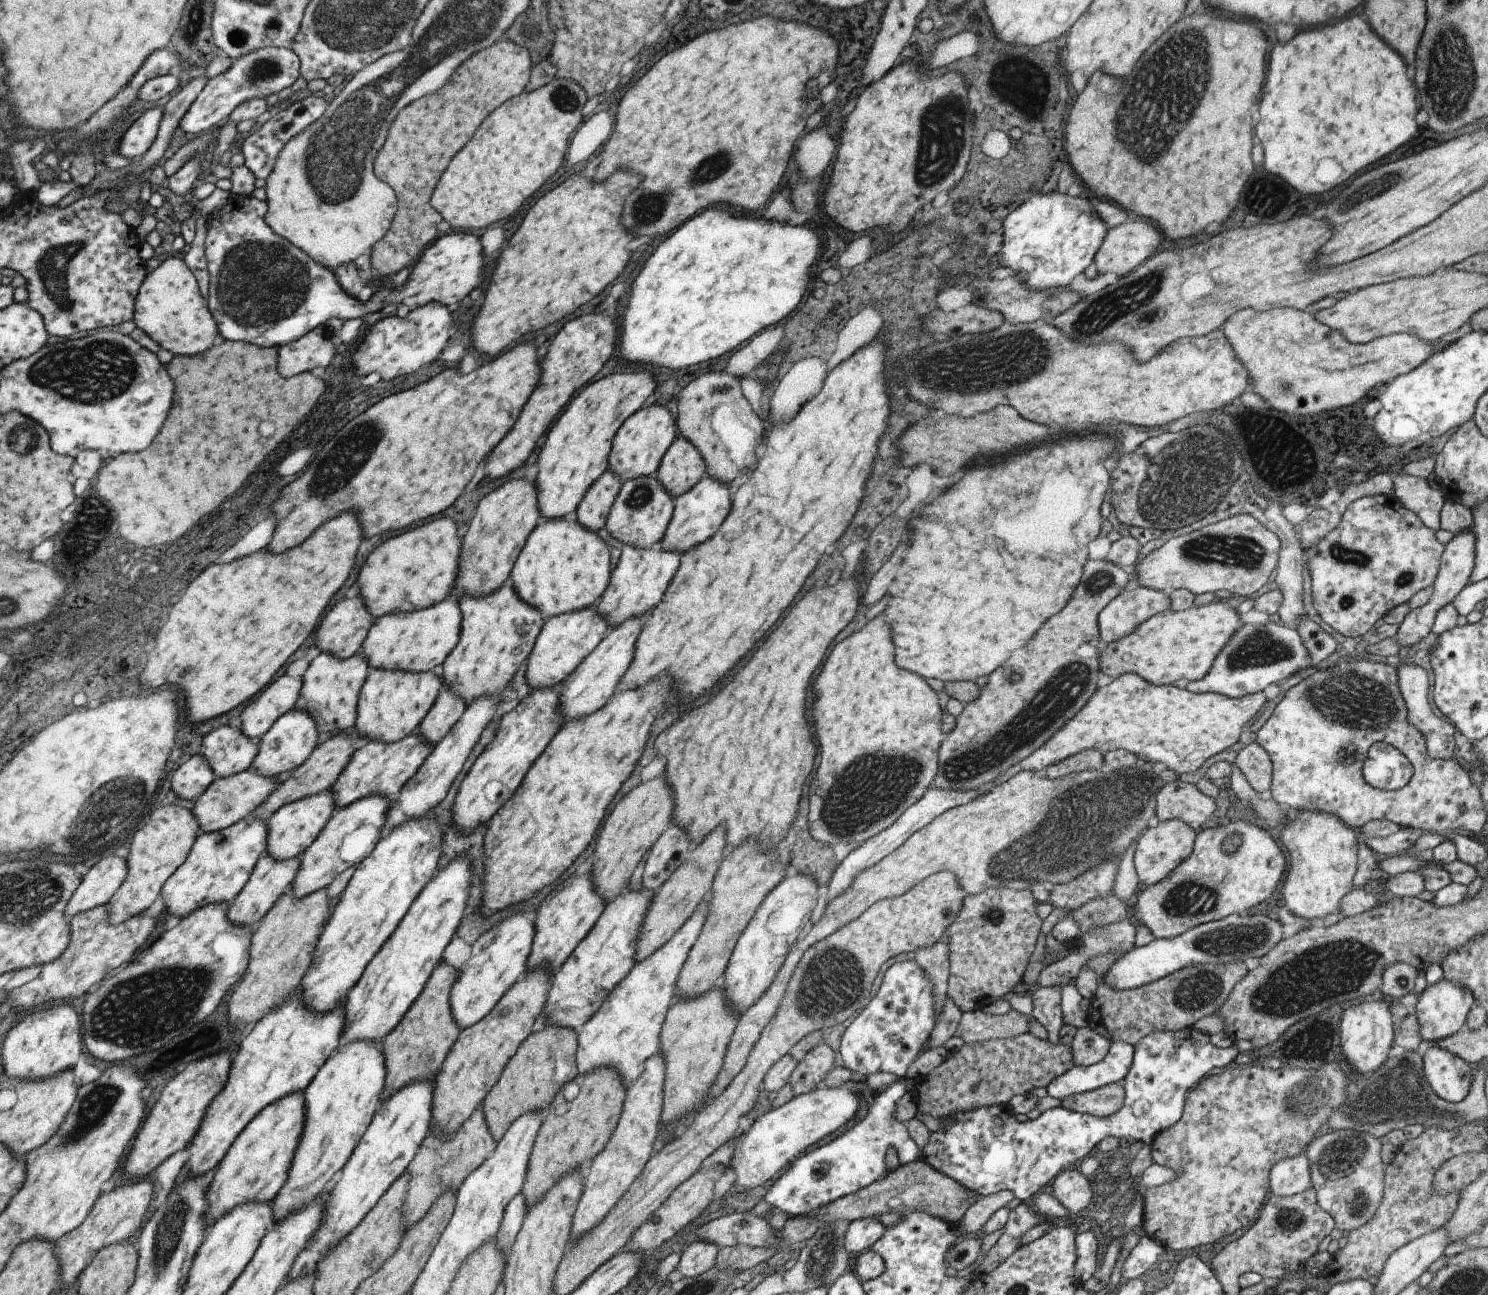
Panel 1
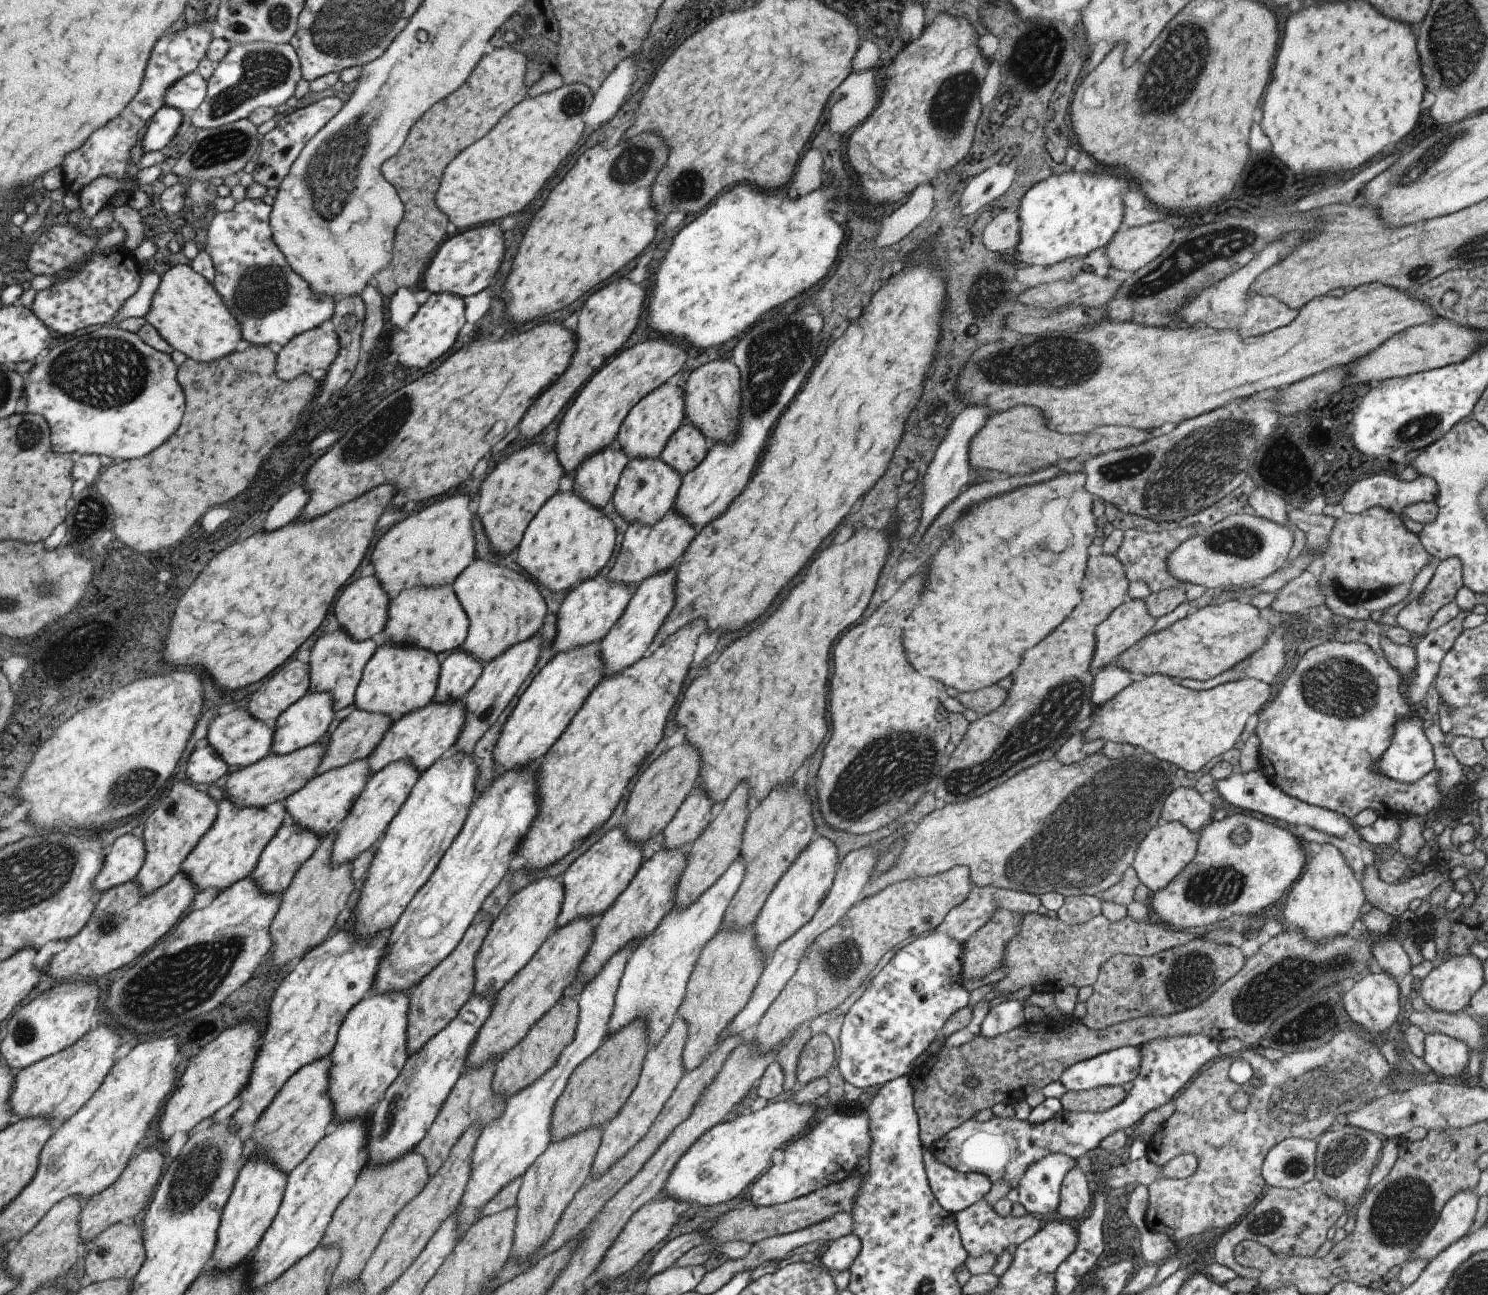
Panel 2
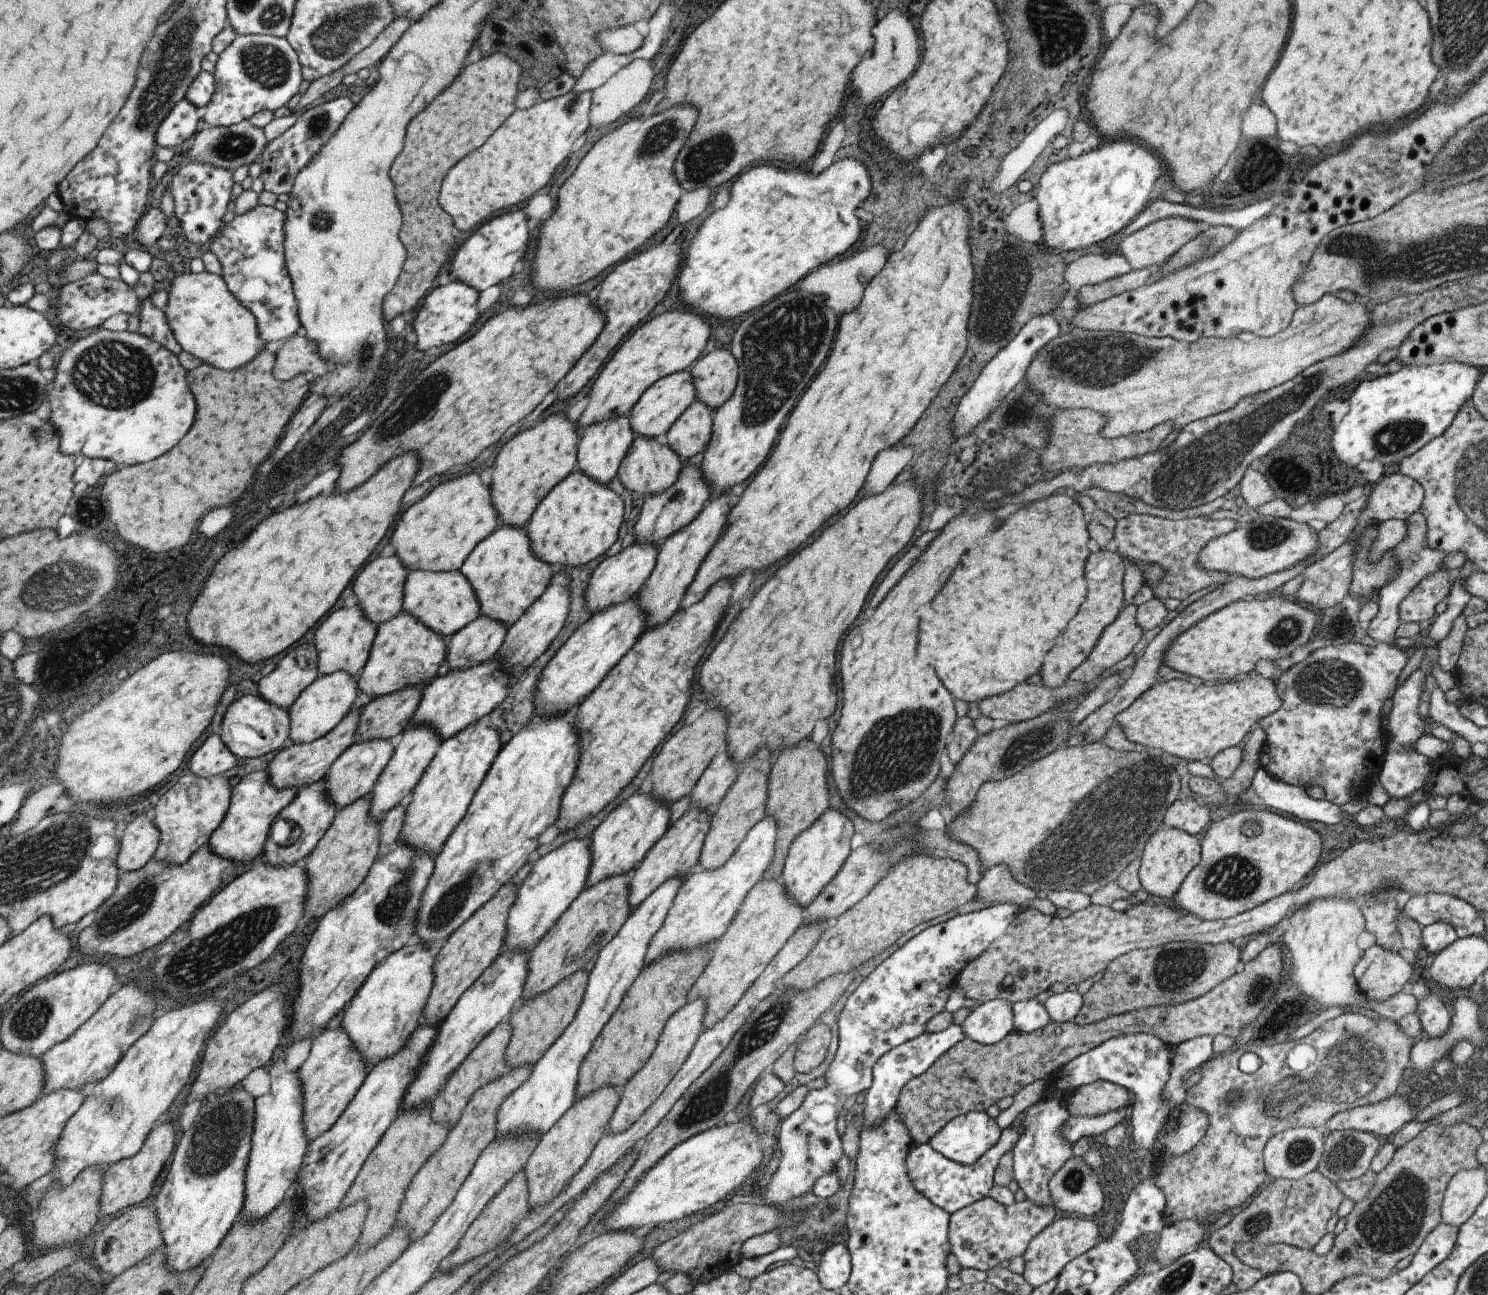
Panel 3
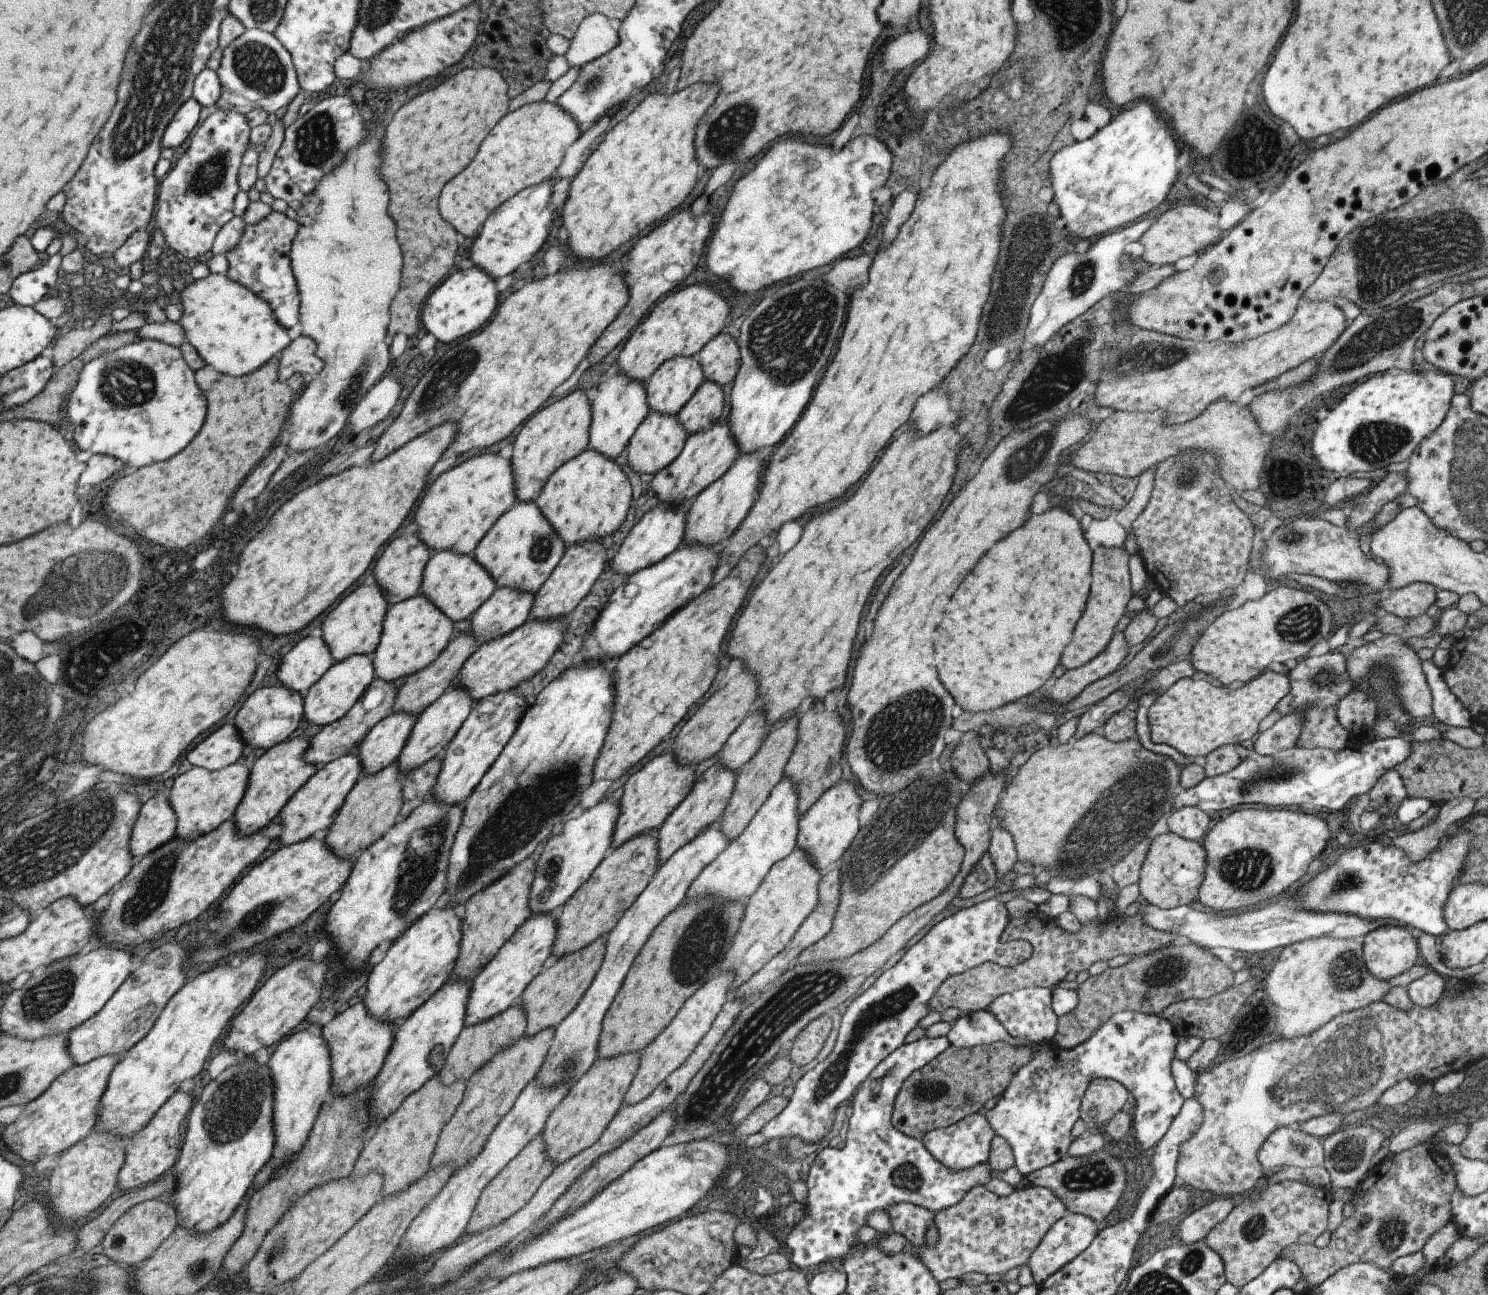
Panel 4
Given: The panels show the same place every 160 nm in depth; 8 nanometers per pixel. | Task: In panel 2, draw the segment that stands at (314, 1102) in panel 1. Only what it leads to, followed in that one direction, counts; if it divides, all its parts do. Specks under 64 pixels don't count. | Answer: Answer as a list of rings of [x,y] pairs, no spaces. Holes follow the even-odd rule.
[[[406,993],[367,996],[344,1018],[343,1027],[328,1064],[327,1096],[332,1102],[332,1126],[341,1121],[363,1119],[382,1098],[409,1058],[405,1050],[405,1027],[408,1007]]]

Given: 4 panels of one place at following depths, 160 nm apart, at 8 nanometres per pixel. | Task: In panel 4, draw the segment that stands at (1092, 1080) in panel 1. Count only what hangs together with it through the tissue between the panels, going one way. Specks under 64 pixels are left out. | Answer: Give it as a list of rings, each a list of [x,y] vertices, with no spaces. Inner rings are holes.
[[[985,1009],[965,1013],[964,1017],[952,1021],[947,1037],[950,1045],[954,1047],[973,1048],[994,1042],[1008,1042],[1012,1045],[1029,1045],[1030,1049],[1034,1050],[1034,1057],[1013,1075],[1007,1088],[1000,1094],[997,1104],[984,1116],[994,1130],[994,1134],[1001,1135],[1008,1142],[1012,1150],[1015,1170],[1023,1177],[1067,1156],[1068,1144],[1071,1142],[1069,1131],[1075,1124],[1075,1120],[1079,1118],[1078,1108],[1082,1094],[1089,1081],[1094,1078],[1103,1077],[1116,1080],[1134,1097],[1135,1111],[1131,1115],[1134,1142],[1141,1152],[1153,1149],[1182,1105],[1183,1099],[1175,1088],[1170,1071],[1179,1035],[1175,1034],[1172,1026],[1165,1019],[1158,1018],[1157,1015],[1131,1011],[1117,1012],[1095,1029],[1087,1040],[1070,1049],[1059,1048],[1052,1042],[1049,1044],[1027,1043],[1014,1039],[1007,1034],[996,1016]]]

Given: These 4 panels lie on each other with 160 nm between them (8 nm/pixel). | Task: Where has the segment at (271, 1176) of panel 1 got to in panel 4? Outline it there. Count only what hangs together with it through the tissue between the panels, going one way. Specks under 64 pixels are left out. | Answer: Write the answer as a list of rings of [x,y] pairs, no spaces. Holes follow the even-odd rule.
[[[362,1001],[348,1007],[322,1025],[320,1037],[328,1046],[332,1072],[330,1096],[351,1095],[374,1078],[391,1046],[396,1025],[397,1023],[384,1023],[370,1017]]]

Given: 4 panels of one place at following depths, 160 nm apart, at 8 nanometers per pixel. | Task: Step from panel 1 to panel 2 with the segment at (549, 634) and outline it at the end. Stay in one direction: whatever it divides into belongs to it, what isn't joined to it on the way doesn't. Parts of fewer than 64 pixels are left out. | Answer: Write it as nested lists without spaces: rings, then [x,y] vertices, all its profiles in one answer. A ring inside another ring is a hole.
[[[599,575],[577,584],[565,594],[557,609],[555,634],[551,641],[553,652],[565,653],[589,643],[598,643],[625,610],[631,592],[631,587],[621,583],[610,583],[606,577]]]

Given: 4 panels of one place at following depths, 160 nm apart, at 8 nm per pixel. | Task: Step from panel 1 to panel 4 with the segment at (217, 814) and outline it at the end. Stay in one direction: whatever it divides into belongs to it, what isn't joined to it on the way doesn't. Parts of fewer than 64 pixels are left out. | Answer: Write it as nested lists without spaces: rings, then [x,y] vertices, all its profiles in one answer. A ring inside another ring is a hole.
[[[374,678],[360,700],[343,717],[329,725],[323,725],[319,732],[310,738],[309,748],[304,759],[318,769],[336,758],[344,757],[346,754],[355,751],[363,738],[371,732],[373,726],[390,714],[397,689],[393,688],[391,683]]]

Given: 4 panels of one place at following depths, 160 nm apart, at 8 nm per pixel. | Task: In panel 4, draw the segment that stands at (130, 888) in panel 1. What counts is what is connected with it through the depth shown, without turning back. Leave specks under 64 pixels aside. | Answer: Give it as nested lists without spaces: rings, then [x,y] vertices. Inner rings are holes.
[[[235,763],[220,771],[193,767],[175,778],[168,793],[169,802],[178,818],[175,838],[181,837],[186,843],[190,843],[213,833],[224,822],[231,821],[248,790],[250,774],[251,769],[247,770],[243,764]]]

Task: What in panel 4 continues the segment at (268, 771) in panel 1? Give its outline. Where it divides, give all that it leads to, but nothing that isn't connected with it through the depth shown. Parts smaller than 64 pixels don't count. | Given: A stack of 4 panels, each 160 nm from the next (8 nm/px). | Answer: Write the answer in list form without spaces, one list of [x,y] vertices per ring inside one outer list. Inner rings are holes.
[[[353,655],[343,661],[333,662],[331,668],[304,694],[304,719],[320,727],[339,720],[360,700],[373,679],[370,655]]]

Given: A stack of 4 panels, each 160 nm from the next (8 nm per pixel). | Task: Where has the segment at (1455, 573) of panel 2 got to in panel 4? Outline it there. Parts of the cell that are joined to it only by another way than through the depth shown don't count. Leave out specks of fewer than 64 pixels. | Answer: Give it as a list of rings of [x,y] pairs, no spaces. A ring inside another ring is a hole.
[[[1413,583],[1403,588],[1382,593],[1377,600],[1377,610],[1402,619],[1423,615],[1434,604],[1437,588],[1429,583]]]

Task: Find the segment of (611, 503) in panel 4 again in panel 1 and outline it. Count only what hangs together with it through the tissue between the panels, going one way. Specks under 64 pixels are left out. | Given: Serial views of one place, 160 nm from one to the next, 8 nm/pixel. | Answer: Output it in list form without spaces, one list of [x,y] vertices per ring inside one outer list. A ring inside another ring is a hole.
[[[561,518],[541,520],[529,533],[513,563],[507,582],[521,602],[533,607],[544,620],[547,620],[563,613],[593,607],[607,588],[609,577],[608,547],[598,534],[582,529],[576,522],[565,522]]]

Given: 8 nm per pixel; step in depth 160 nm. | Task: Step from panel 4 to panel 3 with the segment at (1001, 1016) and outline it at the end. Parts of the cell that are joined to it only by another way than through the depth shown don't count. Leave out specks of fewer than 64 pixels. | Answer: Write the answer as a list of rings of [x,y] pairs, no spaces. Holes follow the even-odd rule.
[[[1033,999],[1015,1001],[1012,1003],[1012,1018],[1009,1020],[1009,1030],[1028,1033],[1041,1028],[1050,1018],[1044,1006]]]

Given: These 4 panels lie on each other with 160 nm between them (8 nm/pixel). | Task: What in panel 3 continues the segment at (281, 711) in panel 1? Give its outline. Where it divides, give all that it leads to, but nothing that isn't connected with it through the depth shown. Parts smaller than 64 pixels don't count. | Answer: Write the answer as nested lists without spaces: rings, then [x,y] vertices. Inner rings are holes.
[[[309,644],[309,648],[301,652],[303,656],[299,660],[291,660],[289,652],[277,668],[259,681],[257,688],[261,698],[288,711],[317,679],[315,646]]]

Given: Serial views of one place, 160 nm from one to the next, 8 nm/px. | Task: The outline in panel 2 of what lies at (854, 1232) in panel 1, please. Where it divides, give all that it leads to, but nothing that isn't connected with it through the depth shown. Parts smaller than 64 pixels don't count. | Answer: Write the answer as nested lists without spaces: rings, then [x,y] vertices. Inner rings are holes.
[[[851,1233],[824,1245],[818,1258],[821,1264],[834,1275],[836,1272],[849,1268],[859,1251],[860,1240],[857,1235]]]

